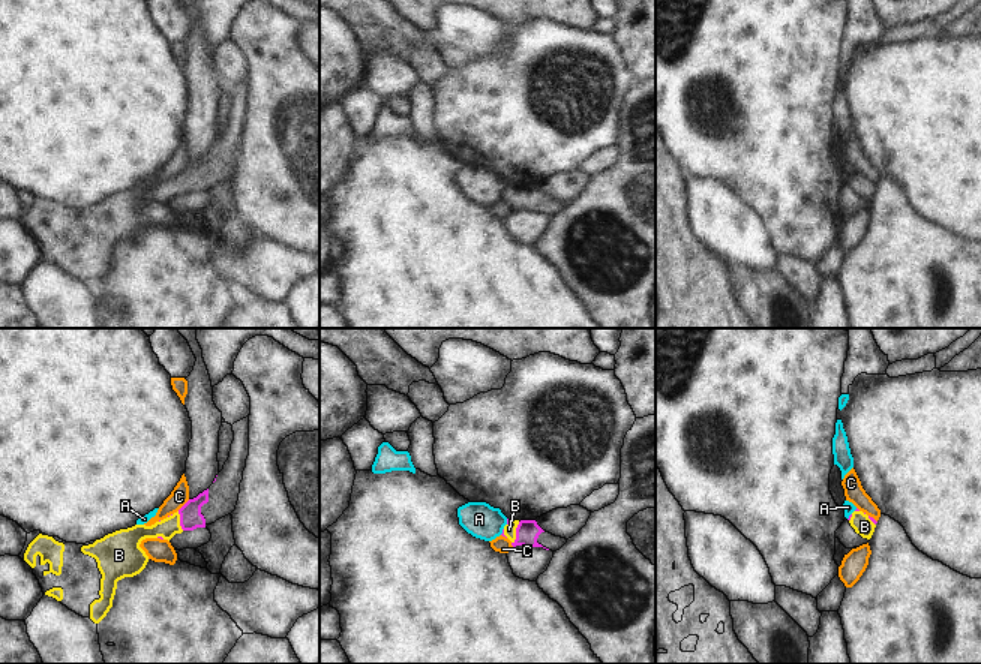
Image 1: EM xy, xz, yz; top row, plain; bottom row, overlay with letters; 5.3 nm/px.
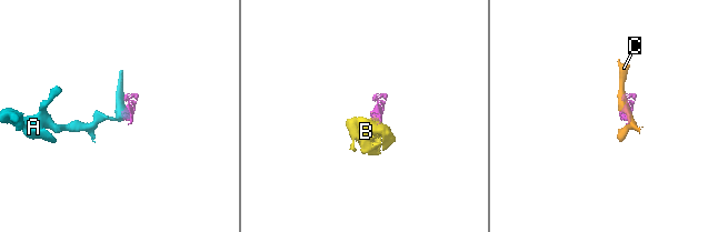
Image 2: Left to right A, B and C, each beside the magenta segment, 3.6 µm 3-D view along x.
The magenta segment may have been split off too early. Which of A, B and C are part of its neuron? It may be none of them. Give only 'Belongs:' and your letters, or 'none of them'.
Belongs: B

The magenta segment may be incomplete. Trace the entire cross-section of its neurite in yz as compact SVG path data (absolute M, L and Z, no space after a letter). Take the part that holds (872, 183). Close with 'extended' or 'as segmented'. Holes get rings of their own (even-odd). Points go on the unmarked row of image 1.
M858 172L849 180L849 187L855 193L856 198L860 198L862 202L870 204L874 192L876 184L866 177L860 175Z; extended

